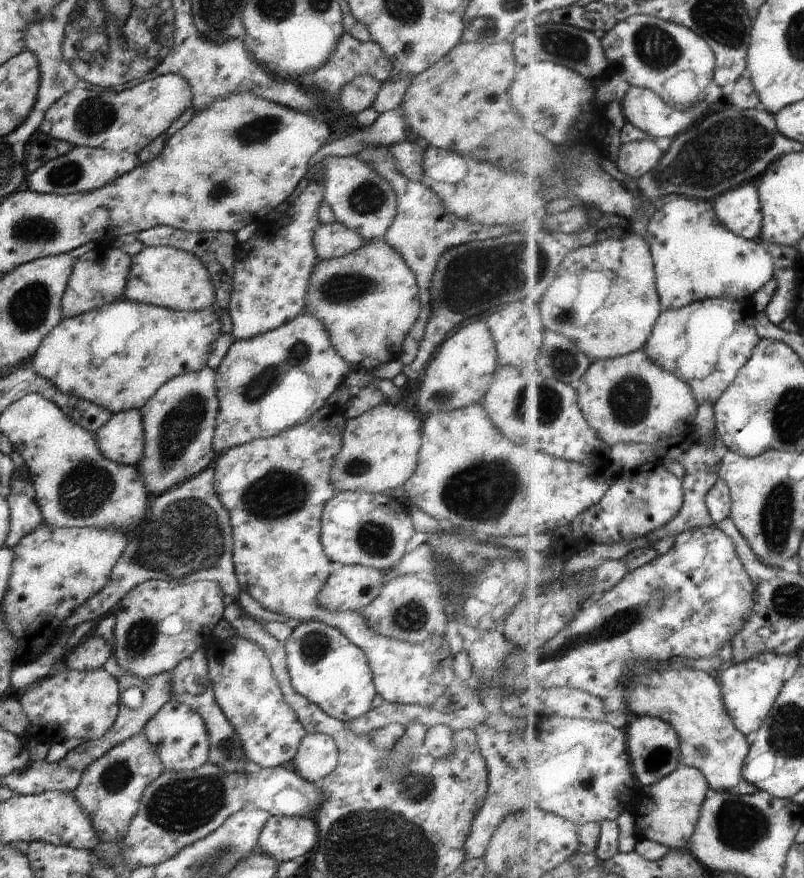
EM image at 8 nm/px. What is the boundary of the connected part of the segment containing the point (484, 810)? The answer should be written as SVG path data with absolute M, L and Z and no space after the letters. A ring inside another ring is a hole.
M497 707L490 708L486 720L473 729L480 754L484 758L488 786L483 806L476 814L465 841L466 859L482 859L498 825L508 814L524 809L544 809L556 813L581 826L590 822L615 821L624 812L636 813L637 801L644 794L644 784L633 770L629 753L626 728L612 726L608 722L577 719L560 715L529 715L515 718L504 714Z

